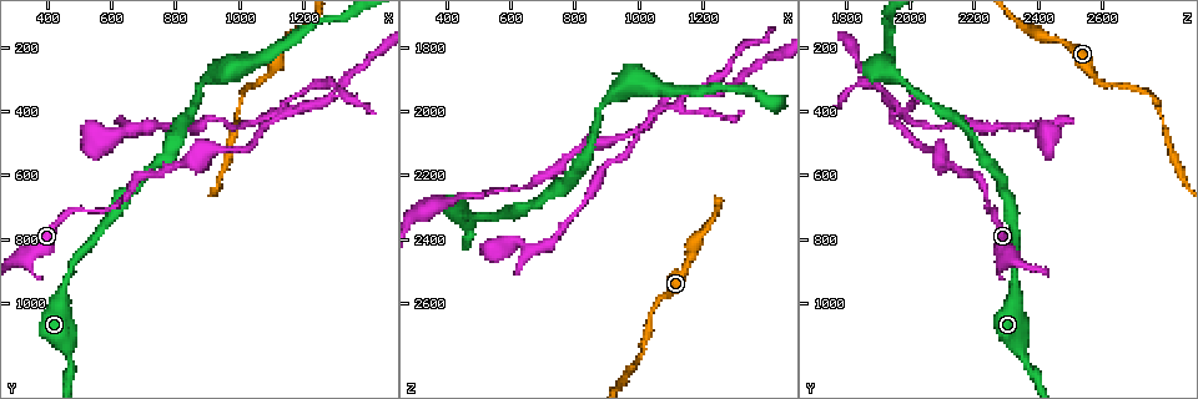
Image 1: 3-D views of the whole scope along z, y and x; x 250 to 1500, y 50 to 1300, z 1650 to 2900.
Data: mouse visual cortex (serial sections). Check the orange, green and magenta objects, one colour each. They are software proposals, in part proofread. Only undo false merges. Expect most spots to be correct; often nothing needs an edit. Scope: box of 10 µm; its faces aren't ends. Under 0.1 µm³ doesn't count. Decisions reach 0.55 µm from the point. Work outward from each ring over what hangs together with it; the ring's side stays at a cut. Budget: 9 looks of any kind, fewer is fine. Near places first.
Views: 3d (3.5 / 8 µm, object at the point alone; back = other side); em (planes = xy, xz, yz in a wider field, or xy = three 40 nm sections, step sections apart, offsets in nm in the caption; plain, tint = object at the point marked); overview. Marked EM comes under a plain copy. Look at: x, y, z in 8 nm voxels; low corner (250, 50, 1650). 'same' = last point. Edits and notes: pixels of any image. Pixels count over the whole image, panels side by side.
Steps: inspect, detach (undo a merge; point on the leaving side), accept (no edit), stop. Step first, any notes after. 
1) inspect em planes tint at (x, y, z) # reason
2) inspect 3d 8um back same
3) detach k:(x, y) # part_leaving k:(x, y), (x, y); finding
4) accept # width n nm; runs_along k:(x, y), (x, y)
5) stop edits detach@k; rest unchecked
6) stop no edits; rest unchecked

inspect 3d 8um at (470, 1180, 2350) # calibre changes

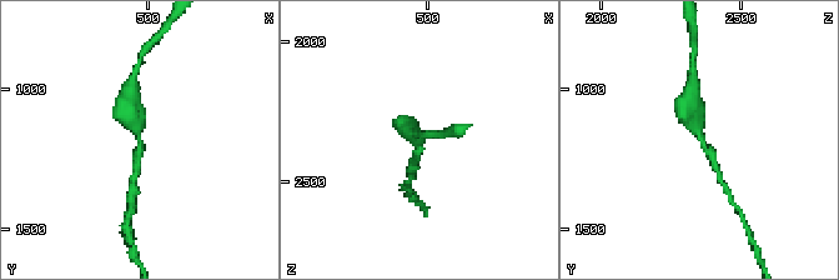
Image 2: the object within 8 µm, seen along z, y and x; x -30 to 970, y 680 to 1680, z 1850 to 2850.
inspect em xy step 1 tint same

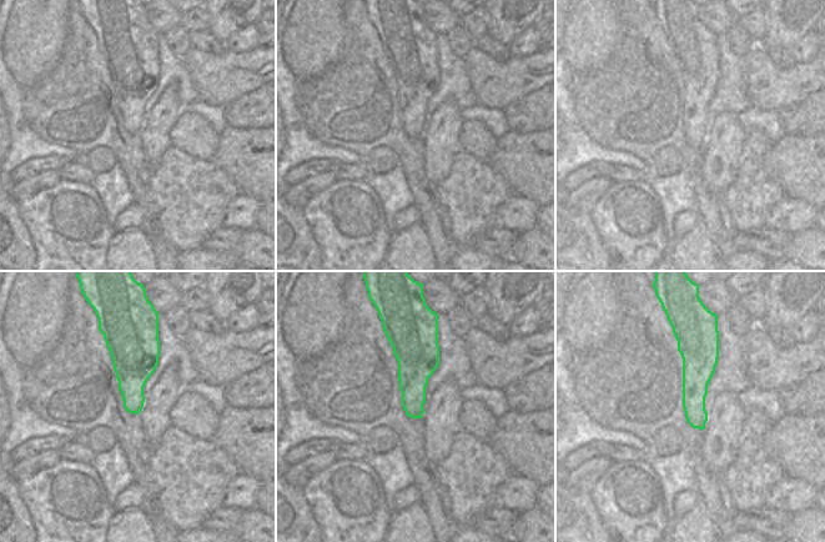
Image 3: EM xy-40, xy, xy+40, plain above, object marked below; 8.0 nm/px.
accept # runs_along 2:(686, 108), (718, 170); continuous, no second cell

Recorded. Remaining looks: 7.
inspect em xy step 2 tint at (940, 280, 1940) # sudden change in width

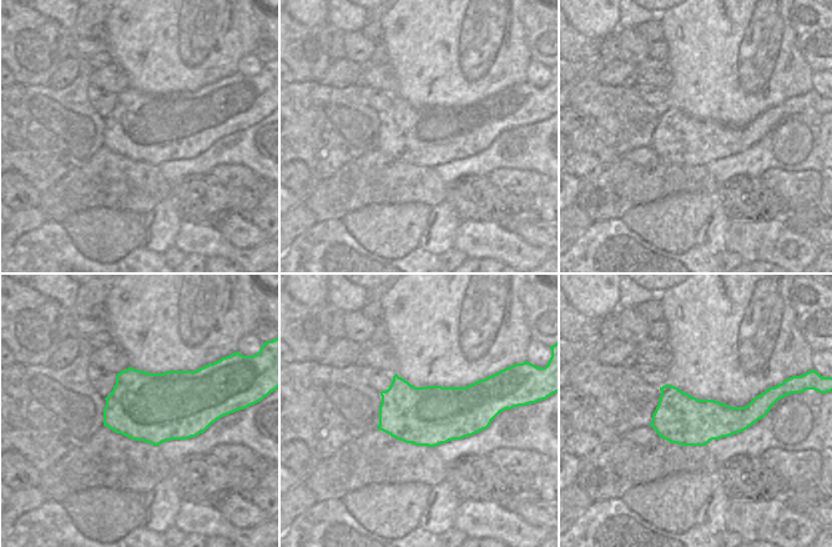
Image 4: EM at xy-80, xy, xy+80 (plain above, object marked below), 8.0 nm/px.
inspect 3d 3.5um same # see where the arms go

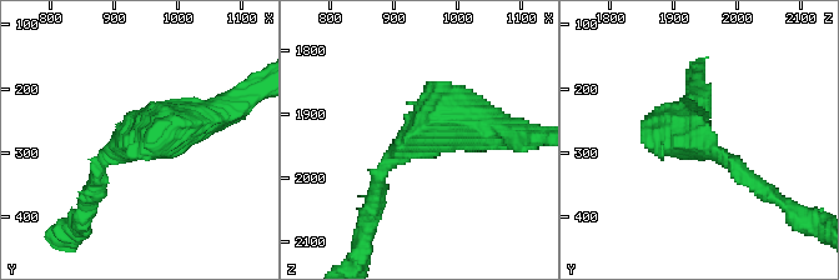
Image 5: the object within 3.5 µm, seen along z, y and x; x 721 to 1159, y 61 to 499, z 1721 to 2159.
accept # one cell here

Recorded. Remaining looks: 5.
inspect 3d 3.5um at (1060, 310, 2600) # sudden change in width

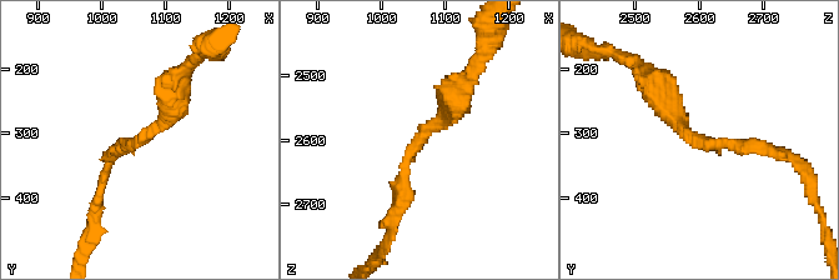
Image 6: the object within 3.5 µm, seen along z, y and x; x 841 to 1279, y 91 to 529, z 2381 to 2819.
inspect em xy step 1 tint at (1060, 310, 2605) # arm_widths 200, 300 nm; shape alone is not enough

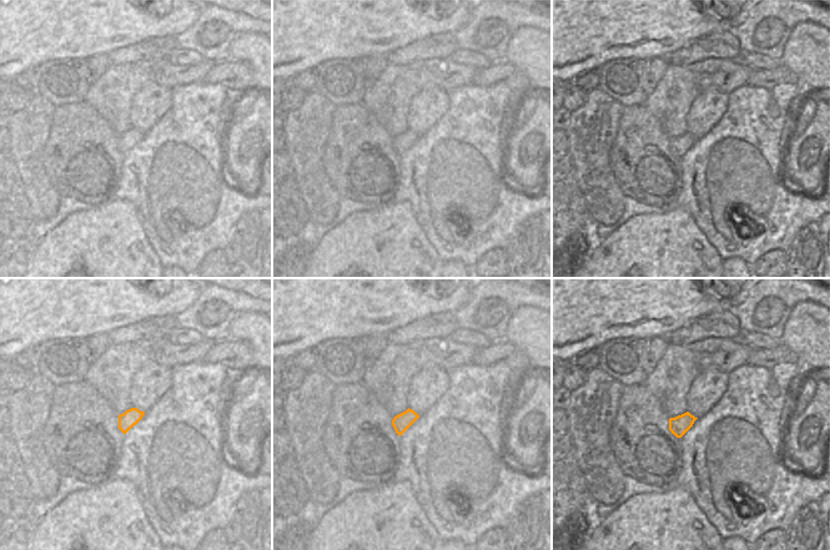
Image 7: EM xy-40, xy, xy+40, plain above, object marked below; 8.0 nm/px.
inspect em xy step 3 tint same

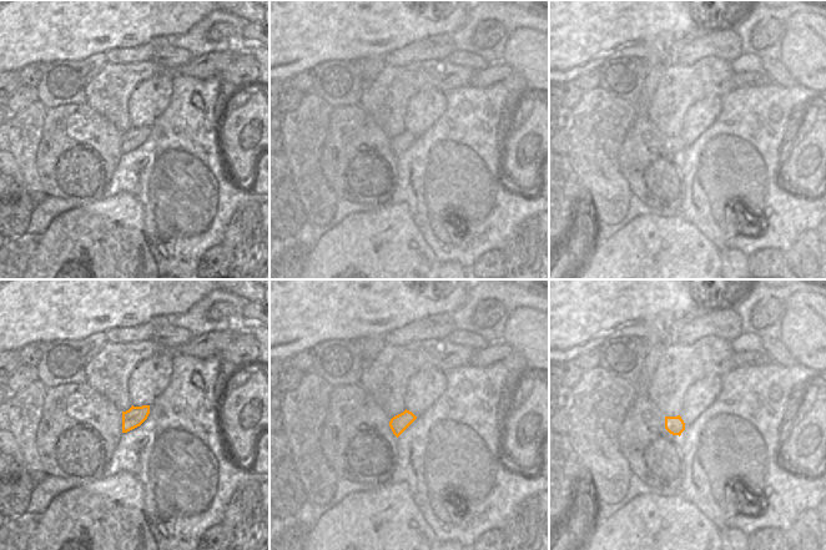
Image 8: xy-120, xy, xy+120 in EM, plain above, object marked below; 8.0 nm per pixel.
accept # runs_along 6:(659, 86), (694, 140), (774, 151); one cell here

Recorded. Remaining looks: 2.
stop no edits; rest unchecked

